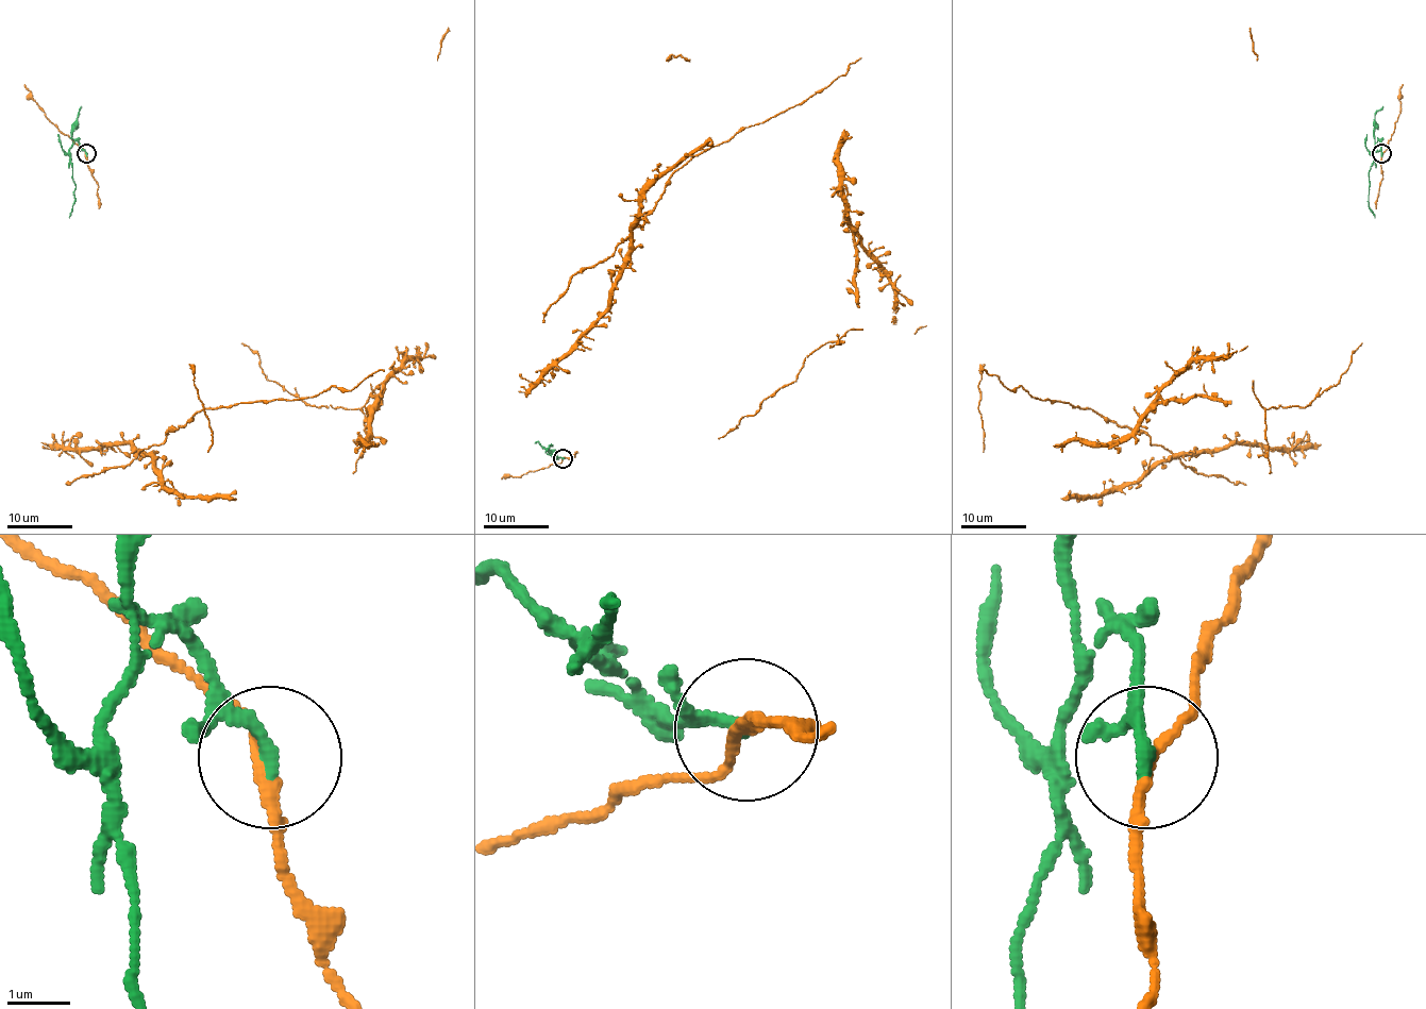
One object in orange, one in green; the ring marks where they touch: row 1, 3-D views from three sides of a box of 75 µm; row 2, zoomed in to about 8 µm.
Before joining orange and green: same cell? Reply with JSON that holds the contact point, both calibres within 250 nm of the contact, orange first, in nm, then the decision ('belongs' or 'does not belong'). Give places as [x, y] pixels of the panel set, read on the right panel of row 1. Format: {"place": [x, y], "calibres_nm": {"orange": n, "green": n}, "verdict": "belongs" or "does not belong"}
{"place": [1381, 153], "calibres_nm": {"orange": 160, "green": 240}, "verdict": "does not belong"}

